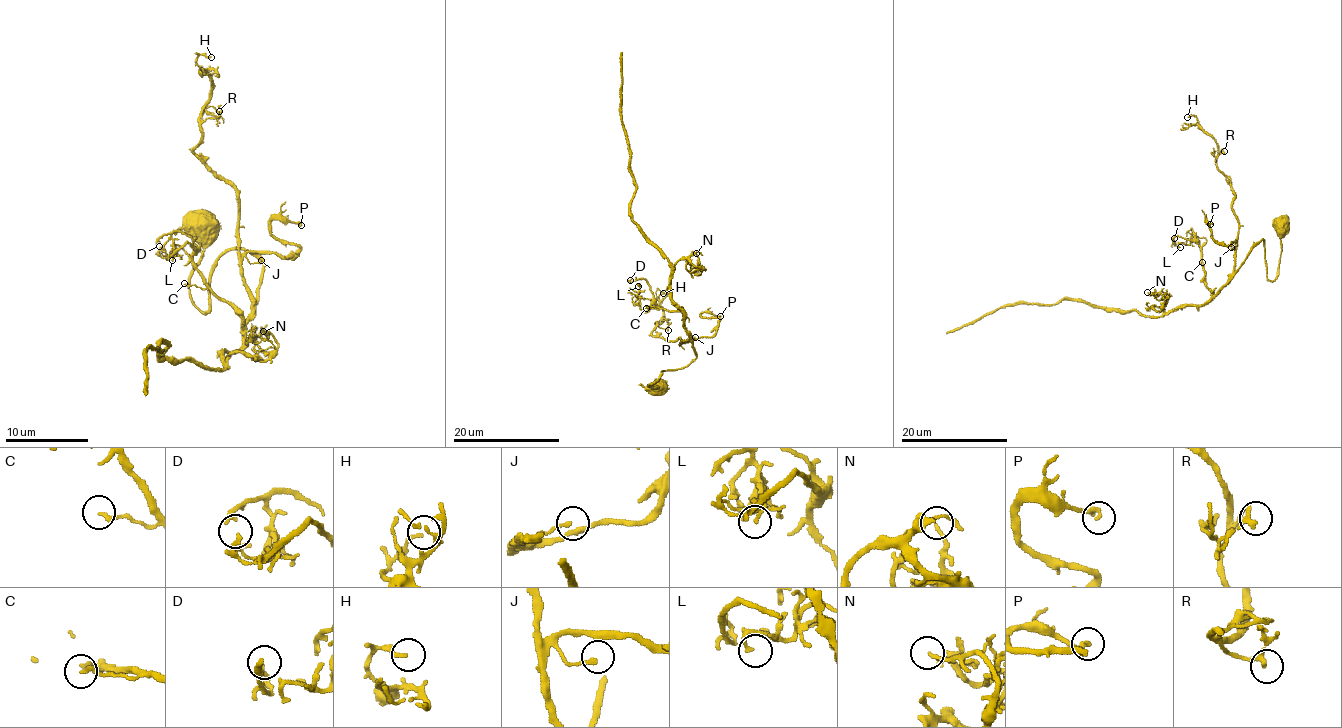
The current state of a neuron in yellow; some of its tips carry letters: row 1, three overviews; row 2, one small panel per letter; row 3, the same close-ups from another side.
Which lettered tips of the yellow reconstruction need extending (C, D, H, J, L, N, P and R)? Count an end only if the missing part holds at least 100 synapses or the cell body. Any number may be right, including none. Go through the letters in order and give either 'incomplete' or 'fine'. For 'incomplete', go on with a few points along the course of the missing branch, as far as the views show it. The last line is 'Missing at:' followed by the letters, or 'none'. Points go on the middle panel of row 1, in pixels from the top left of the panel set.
C: fine
D: fine
H: fine
J: fine
L: fine
N: fine
P: fine
R: fine
Missing at: none

